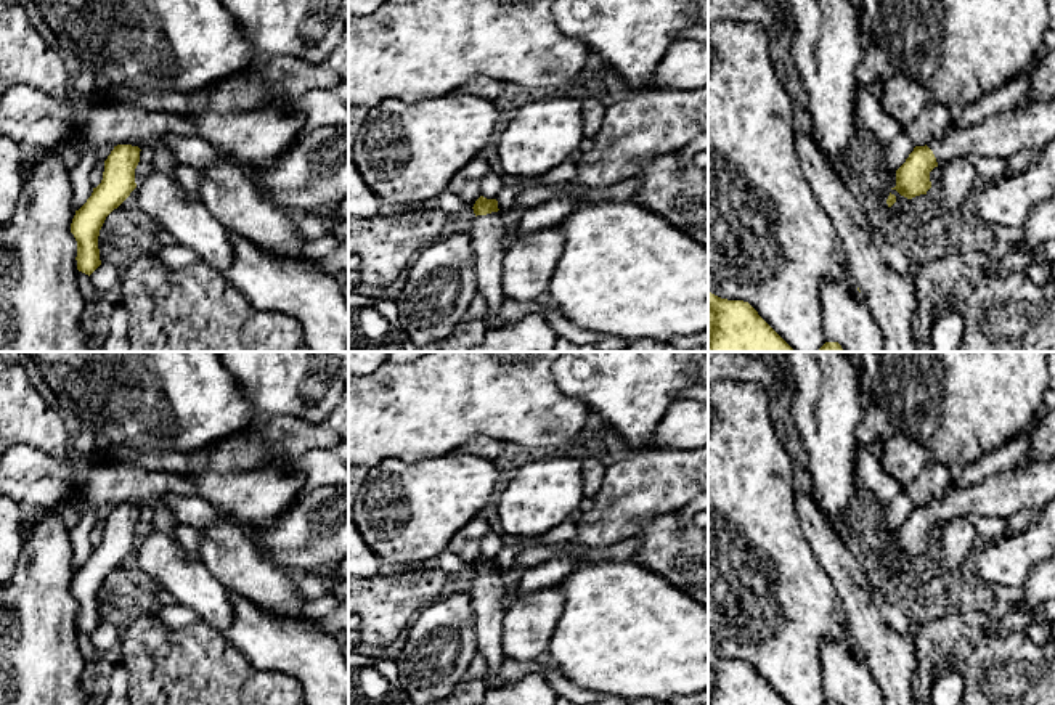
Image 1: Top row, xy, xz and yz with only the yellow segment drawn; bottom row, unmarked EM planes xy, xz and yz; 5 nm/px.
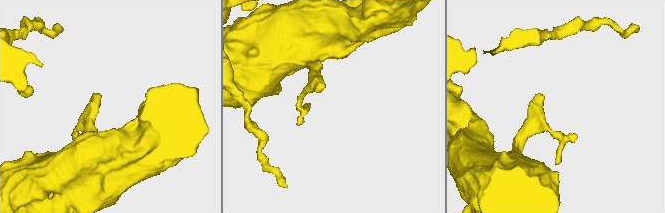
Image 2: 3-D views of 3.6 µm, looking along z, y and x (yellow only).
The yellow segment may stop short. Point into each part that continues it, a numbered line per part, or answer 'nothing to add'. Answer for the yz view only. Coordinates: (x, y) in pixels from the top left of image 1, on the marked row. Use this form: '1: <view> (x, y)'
1: yz (1031, 127)

